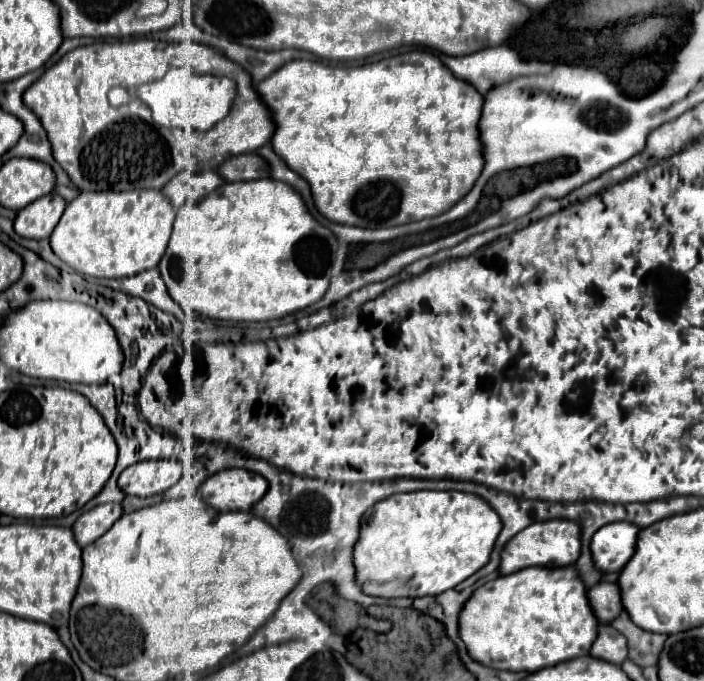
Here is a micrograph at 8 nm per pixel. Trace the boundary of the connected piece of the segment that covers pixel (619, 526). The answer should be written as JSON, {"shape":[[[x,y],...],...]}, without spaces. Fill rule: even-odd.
{"shape":[[[628,521],[610,523],[598,529],[590,545],[594,567],[602,573],[618,573],[634,555],[638,531],[640,529]]]}

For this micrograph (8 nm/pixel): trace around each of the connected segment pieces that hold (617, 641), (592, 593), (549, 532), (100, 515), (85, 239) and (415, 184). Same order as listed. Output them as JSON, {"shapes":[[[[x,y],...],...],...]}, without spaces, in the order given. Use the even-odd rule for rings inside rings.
{"shapes":[[[[598,625],[598,637],[590,649],[590,655],[612,665],[620,665],[626,659],[626,637],[610,625]]],[[[598,583],[588,591],[588,601],[600,623],[610,623],[622,611],[620,589],[616,583]]],[[[550,519],[550,521],[538,521],[530,525],[530,529],[522,529],[514,541],[506,543],[506,549],[502,549],[502,561],[498,567],[500,575],[510,575],[526,567],[542,565],[542,567],[566,567],[572,565],[578,559],[580,553],[580,529],[574,521],[564,519]]],[[[104,503],[104,505],[98,505],[98,507],[82,513],[76,519],[76,523],[72,525],[76,543],[80,547],[94,543],[114,525],[116,519],[120,519],[120,515],[122,515],[122,507],[118,503]]],[[[154,189],[80,193],[68,203],[62,221],[54,227],[50,247],[66,265],[82,275],[108,279],[132,277],[158,265],[166,251],[174,219],[174,207]]],[[[408,51],[396,57],[382,59],[378,63],[358,65],[358,67],[328,66],[321,61],[306,61],[306,59],[294,59],[290,65],[282,65],[278,73],[272,73],[266,81],[260,81],[256,85],[258,95],[262,101],[266,101],[266,107],[270,109],[274,117],[274,137],[272,137],[272,149],[274,153],[298,175],[302,175],[304,181],[308,181],[314,205],[316,209],[330,221],[342,223],[342,225],[358,225],[358,227],[392,227],[392,225],[404,225],[412,221],[422,221],[428,217],[436,217],[446,213],[454,203],[458,203],[476,183],[484,161],[482,161],[482,149],[478,141],[478,119],[482,111],[484,97],[474,89],[474,85],[454,77],[450,69],[442,65],[442,61],[426,51]]]]}

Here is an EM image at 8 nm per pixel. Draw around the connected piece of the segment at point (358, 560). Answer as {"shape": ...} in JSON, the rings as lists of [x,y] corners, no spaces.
{"shape":[[[412,491],[396,493],[388,499],[378,501],[360,525],[358,541],[354,543],[354,569],[358,585],[366,595],[372,597],[424,597],[438,595],[454,589],[458,583],[468,579],[472,573],[482,569],[492,553],[494,541],[502,529],[500,517],[472,493],[462,491]]]}

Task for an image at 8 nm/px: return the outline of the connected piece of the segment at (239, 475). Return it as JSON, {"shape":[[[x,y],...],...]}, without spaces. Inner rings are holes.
{"shape":[[[224,469],[202,485],[202,499],[218,511],[248,511],[268,489],[264,477],[244,469]]]}

